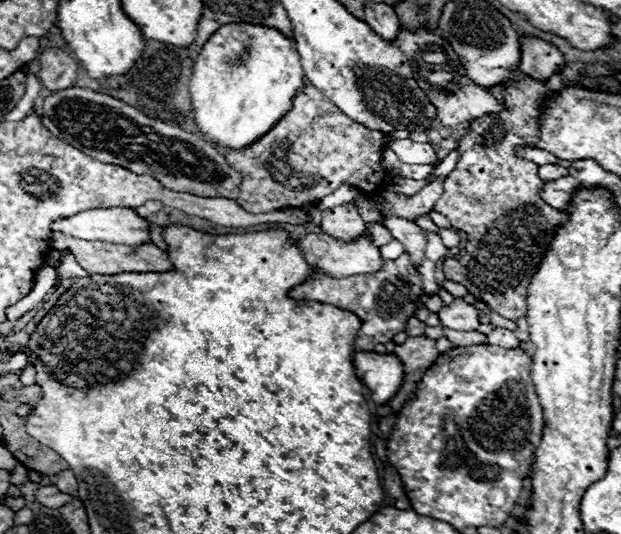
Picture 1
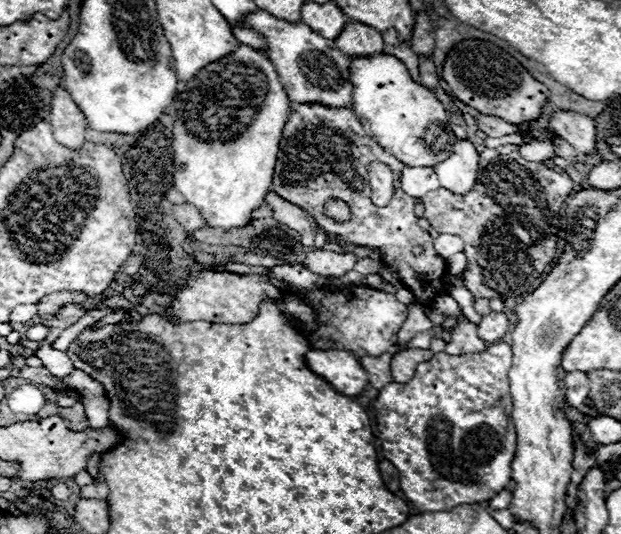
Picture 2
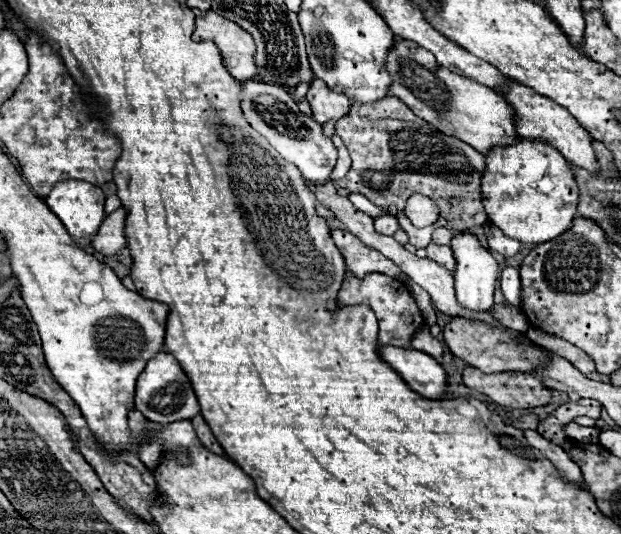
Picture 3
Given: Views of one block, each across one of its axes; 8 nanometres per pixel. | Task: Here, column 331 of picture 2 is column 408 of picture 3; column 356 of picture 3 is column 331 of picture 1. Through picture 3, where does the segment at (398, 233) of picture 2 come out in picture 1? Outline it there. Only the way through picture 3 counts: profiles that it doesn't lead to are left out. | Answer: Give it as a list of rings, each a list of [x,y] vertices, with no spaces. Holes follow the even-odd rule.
[[[312,84],[304,86],[292,100],[292,110],[278,122],[264,138],[252,144],[246,150],[228,150],[224,158],[228,164],[244,174],[244,182],[240,186],[238,204],[246,212],[270,212],[274,208],[294,206],[300,208],[304,204],[312,204],[314,200],[332,194],[340,186],[356,186],[364,194],[380,192],[386,182],[386,170],[382,168],[382,150],[384,150],[384,134],[376,130],[366,130],[358,122],[346,118],[322,92],[318,92]]]

